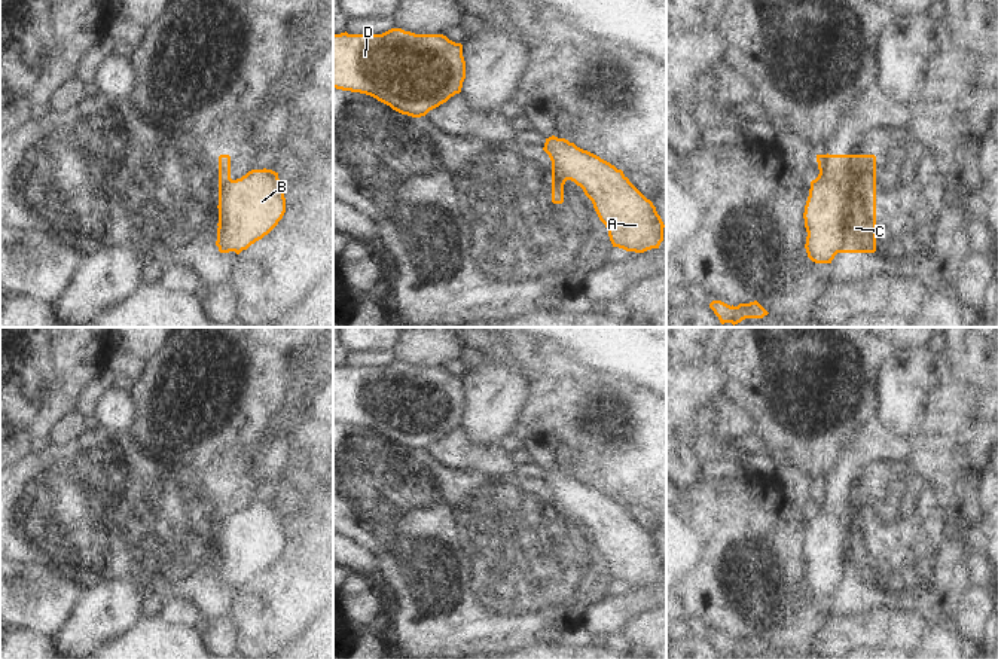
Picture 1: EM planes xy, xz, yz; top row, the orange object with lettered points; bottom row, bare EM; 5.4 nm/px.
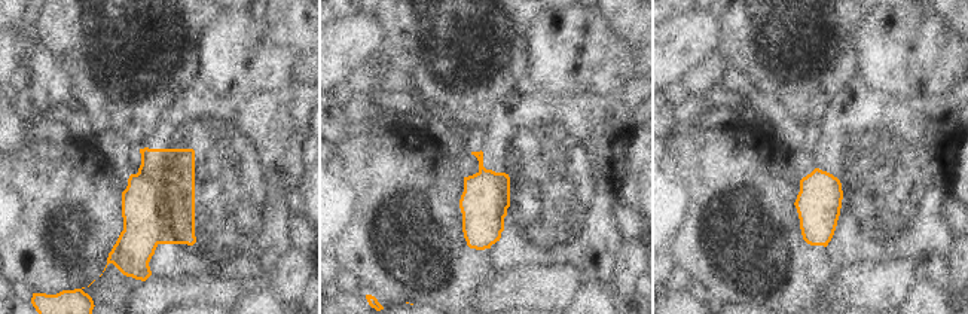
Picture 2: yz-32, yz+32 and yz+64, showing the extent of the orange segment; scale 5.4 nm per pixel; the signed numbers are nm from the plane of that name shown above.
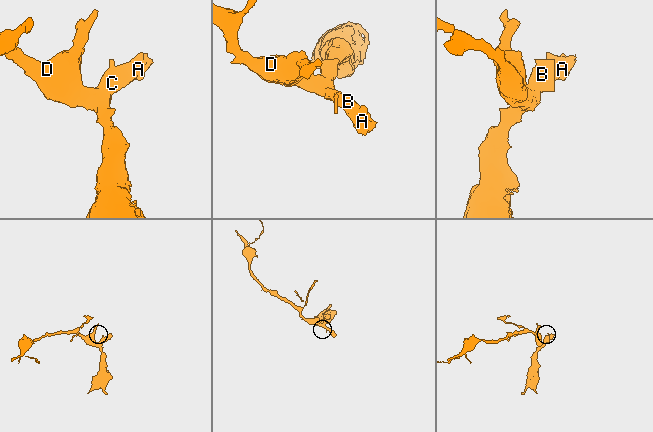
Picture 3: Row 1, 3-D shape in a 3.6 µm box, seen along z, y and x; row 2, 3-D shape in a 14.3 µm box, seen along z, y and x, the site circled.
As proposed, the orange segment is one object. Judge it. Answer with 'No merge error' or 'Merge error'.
Merge error

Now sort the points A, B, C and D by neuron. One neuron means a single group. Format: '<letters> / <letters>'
A B D / C

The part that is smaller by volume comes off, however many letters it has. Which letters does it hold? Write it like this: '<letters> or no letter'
C

